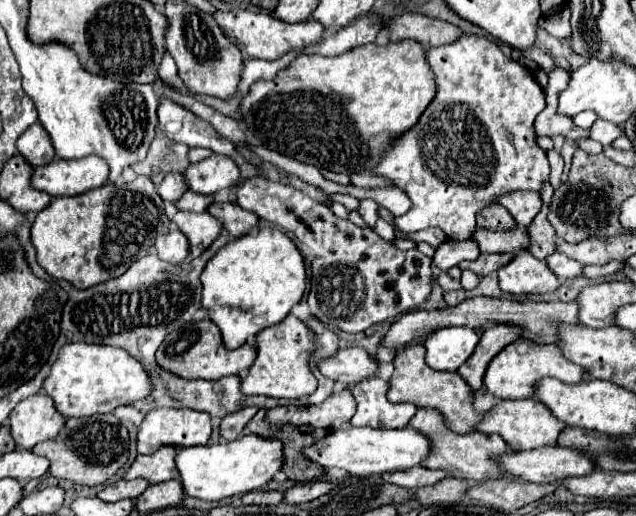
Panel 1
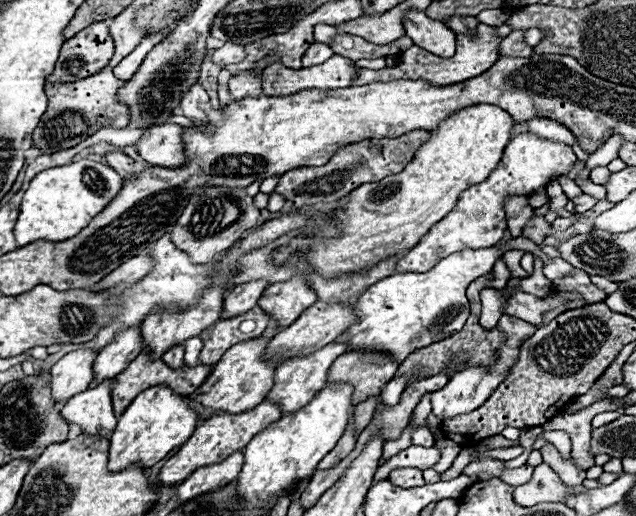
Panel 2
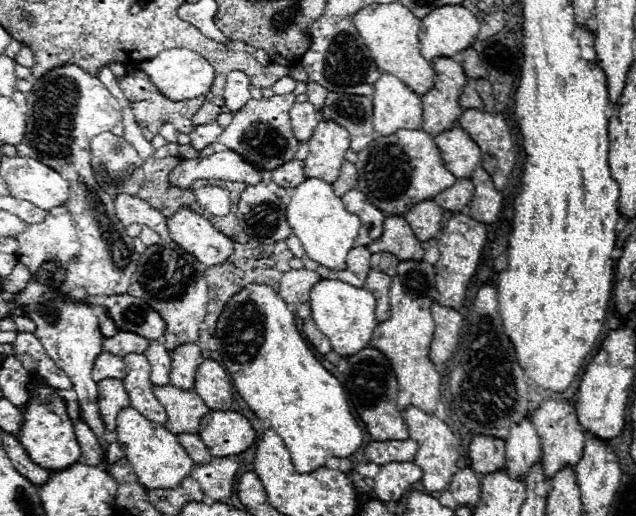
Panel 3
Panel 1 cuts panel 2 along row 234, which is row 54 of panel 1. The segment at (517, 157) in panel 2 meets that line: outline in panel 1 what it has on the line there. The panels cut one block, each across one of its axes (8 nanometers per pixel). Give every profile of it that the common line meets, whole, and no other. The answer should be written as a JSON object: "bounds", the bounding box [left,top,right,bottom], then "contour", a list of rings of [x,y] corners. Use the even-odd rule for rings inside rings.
{"bounds":[370,34,550,240],"contour":[[[462,34],[452,44],[428,48],[426,60],[434,72],[436,96],[420,116],[420,122],[390,142],[370,174],[388,178],[392,186],[406,192],[412,200],[410,210],[396,218],[396,230],[412,234],[438,226],[452,240],[468,240],[476,230],[476,214],[496,204],[498,196],[514,190],[538,192],[542,182],[548,180],[550,164],[546,152],[534,142],[534,120],[546,106],[544,90],[528,68],[506,58],[494,40],[484,36]]]}

